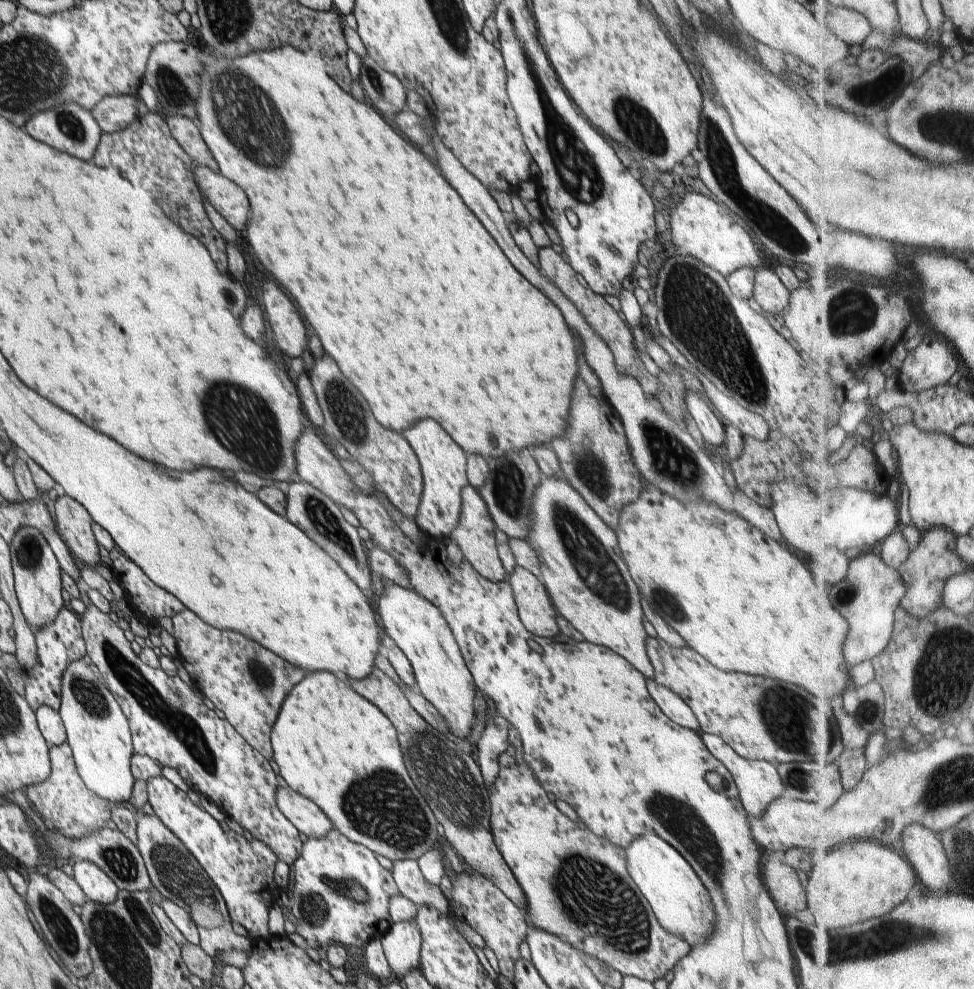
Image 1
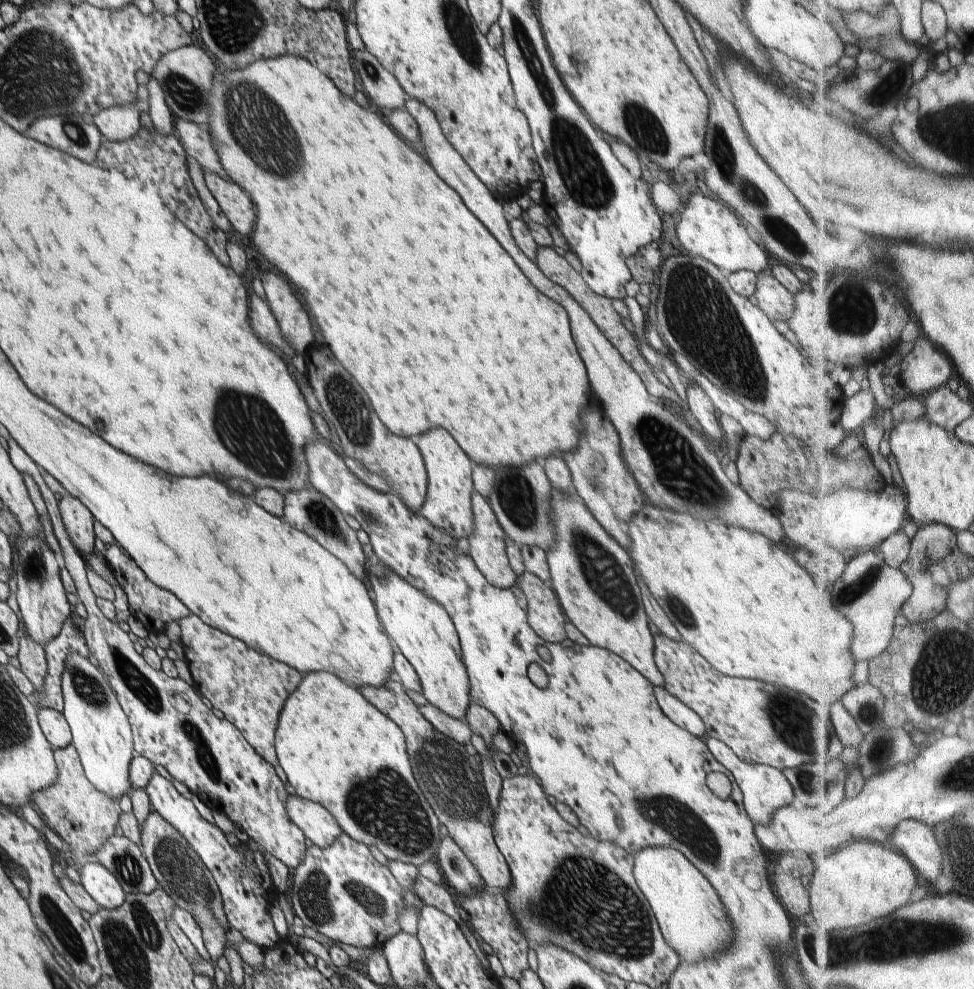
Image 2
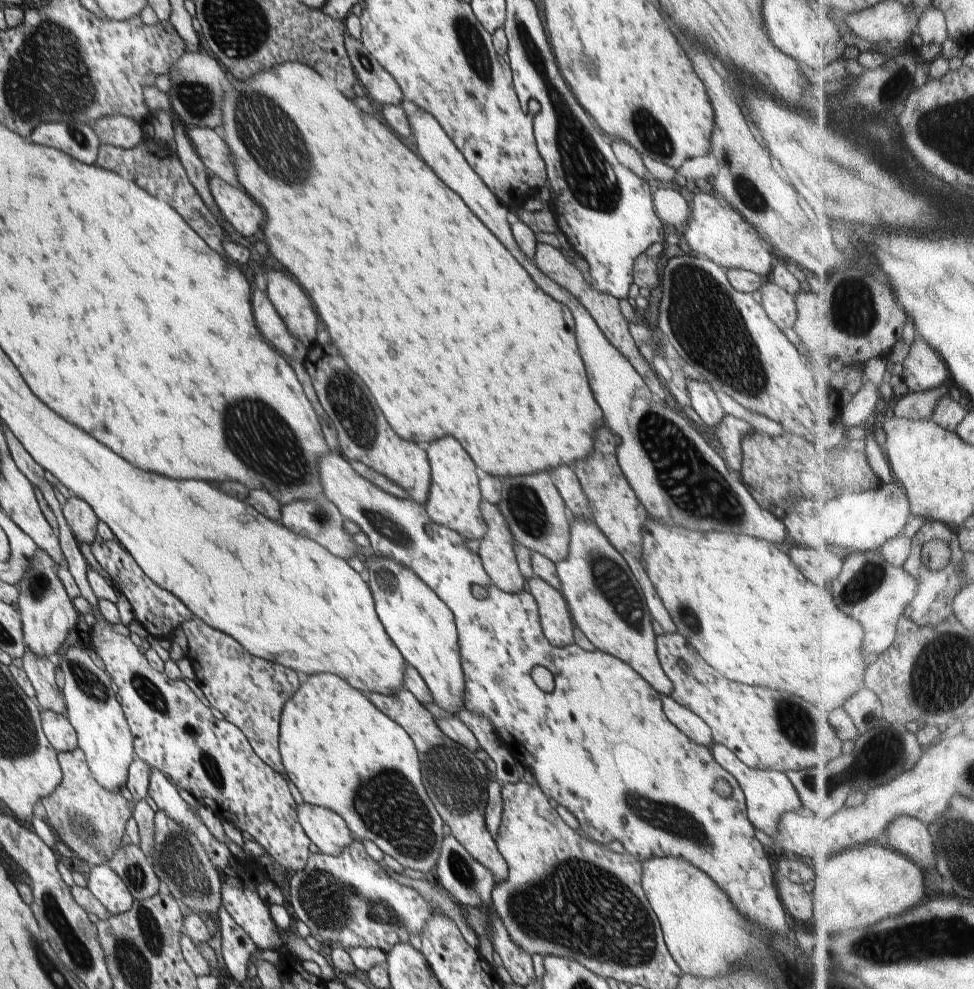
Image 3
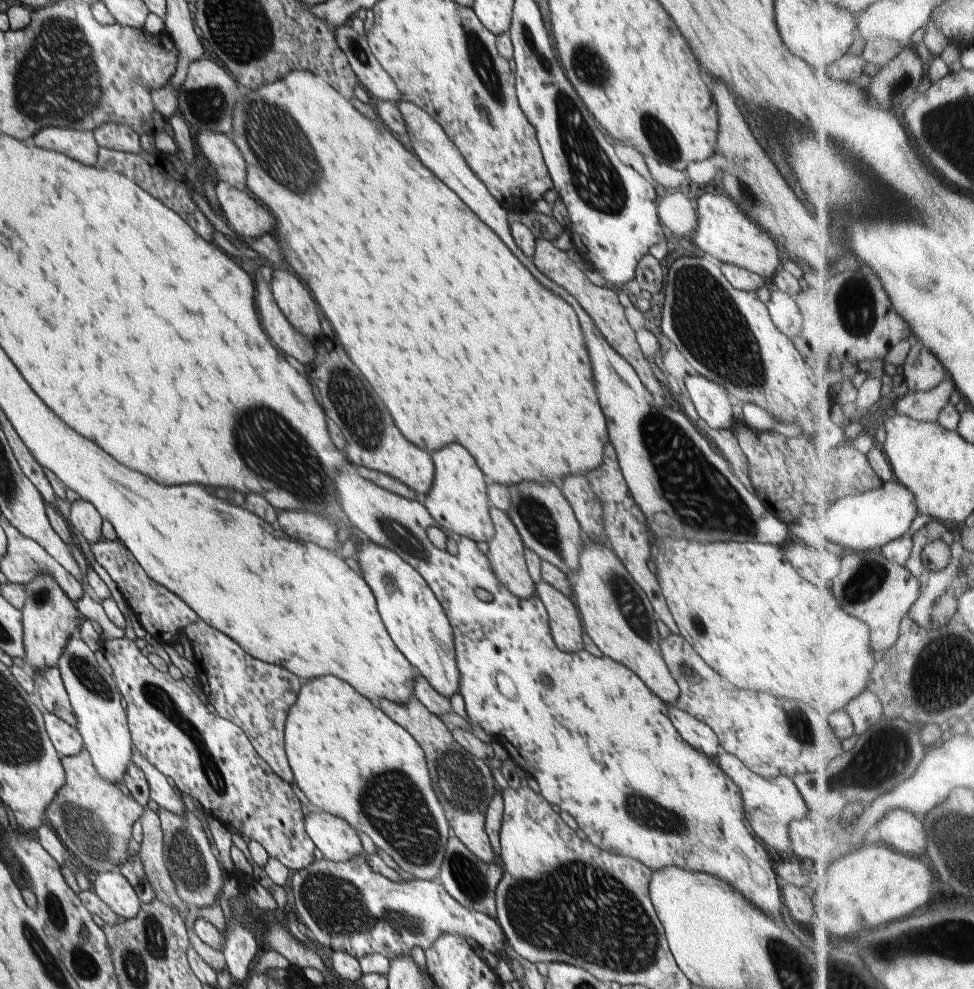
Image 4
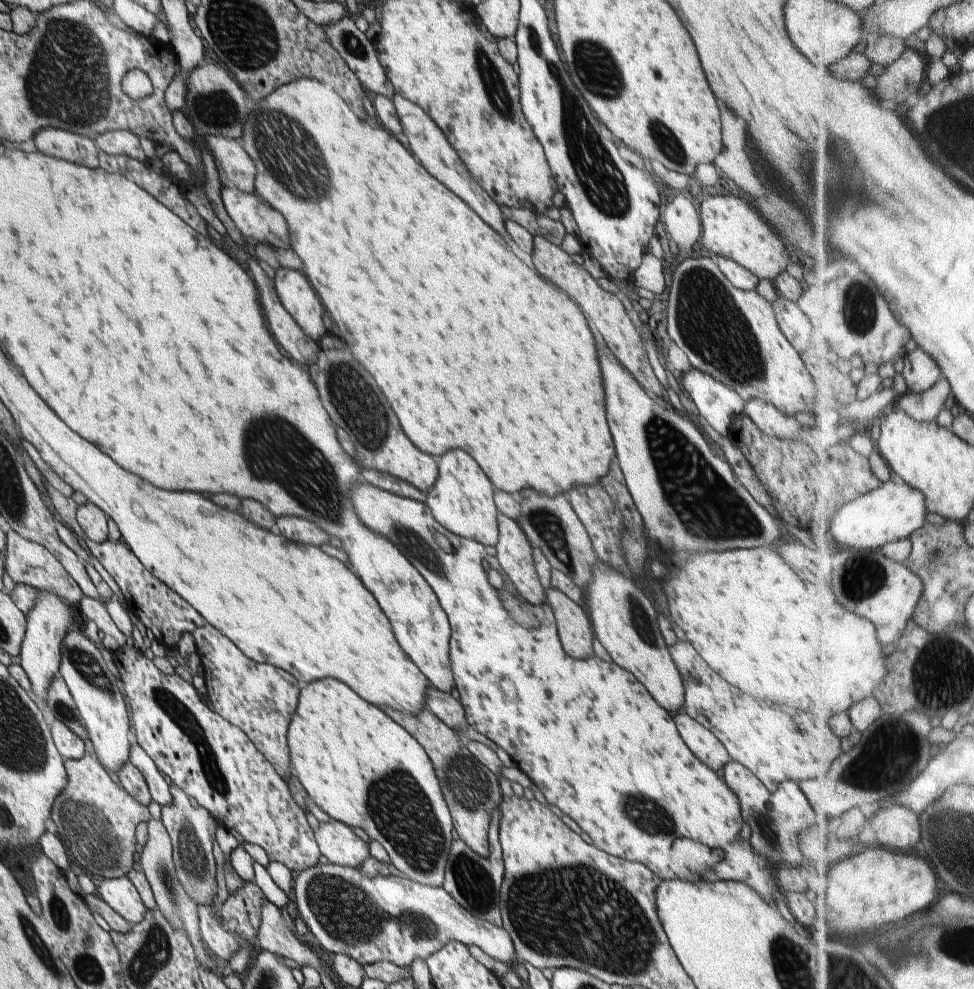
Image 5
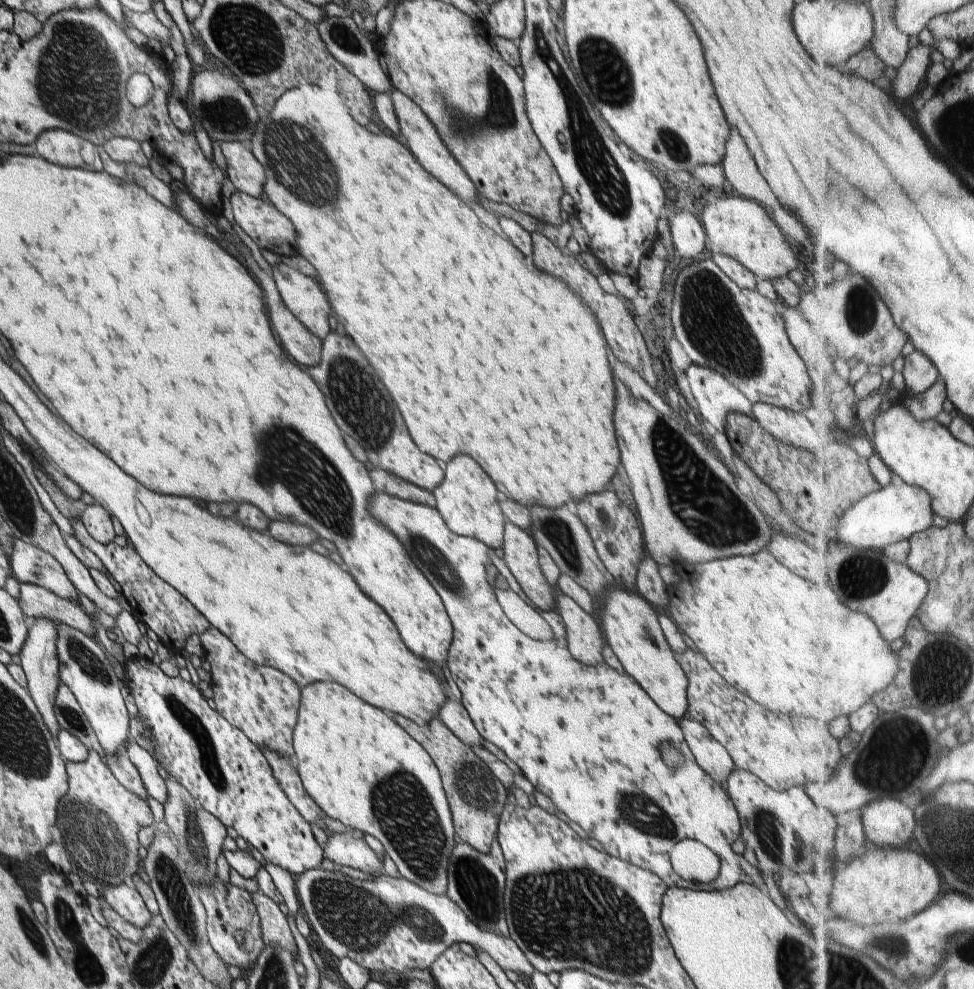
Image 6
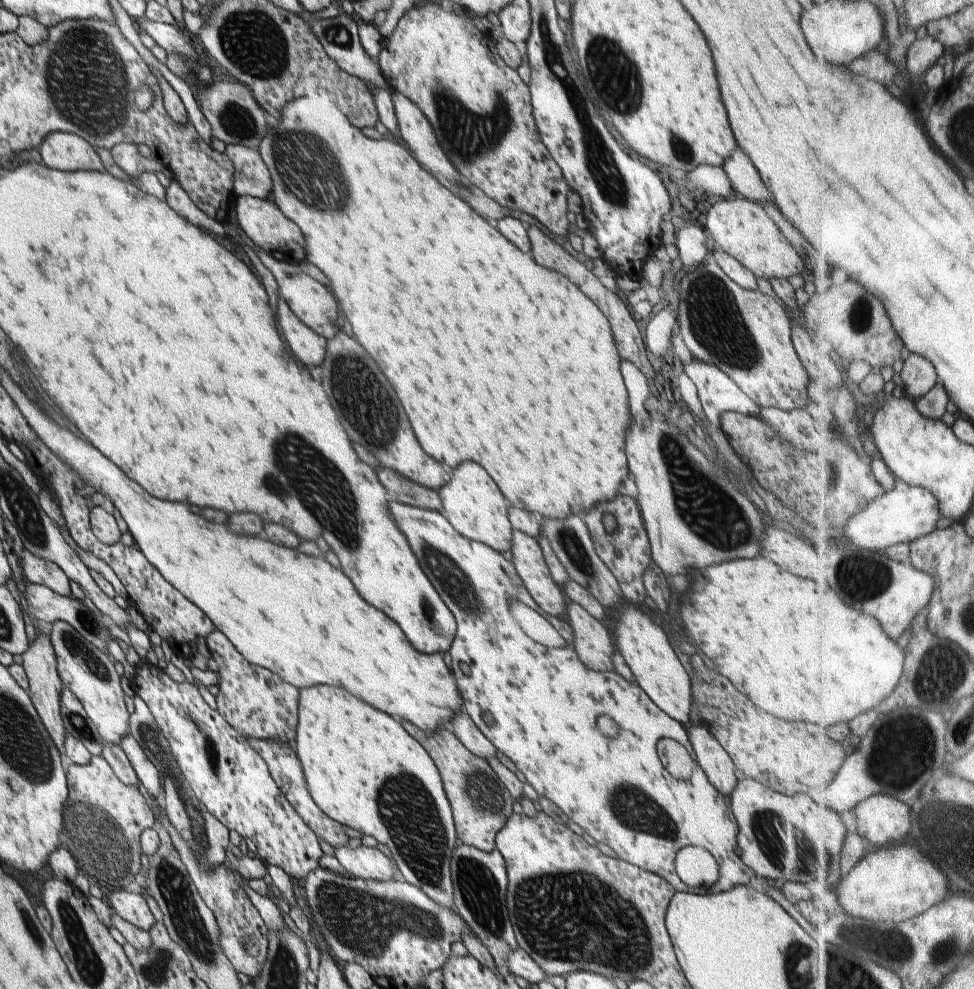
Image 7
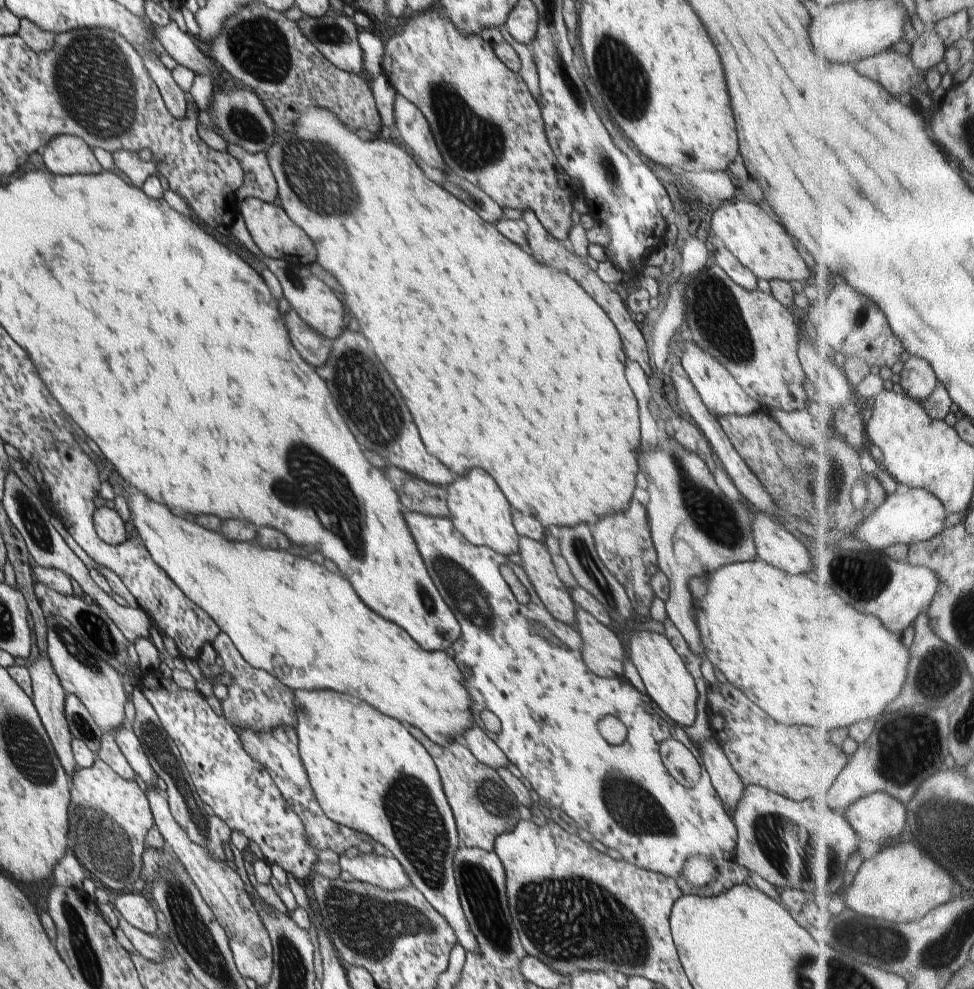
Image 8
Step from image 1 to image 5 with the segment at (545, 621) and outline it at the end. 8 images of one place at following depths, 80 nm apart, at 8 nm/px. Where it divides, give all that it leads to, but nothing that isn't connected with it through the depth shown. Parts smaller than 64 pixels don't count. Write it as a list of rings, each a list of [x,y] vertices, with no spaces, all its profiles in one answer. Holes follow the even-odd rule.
[[[546,589],[545,595],[546,603],[554,611],[559,639],[565,653],[582,660],[594,657],[592,642],[595,632],[584,608],[558,589]]]

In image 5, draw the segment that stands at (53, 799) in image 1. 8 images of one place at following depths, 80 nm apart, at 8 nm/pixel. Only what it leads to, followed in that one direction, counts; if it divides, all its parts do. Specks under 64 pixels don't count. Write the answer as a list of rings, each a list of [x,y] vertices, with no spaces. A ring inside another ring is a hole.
[[[85,741],[86,752],[81,759],[65,759],[66,788],[56,797],[51,818],[58,828],[57,836],[70,852],[74,864],[80,865],[91,878],[126,877],[137,865],[135,830],[140,823],[151,819],[148,807],[116,785],[100,764],[90,741]]]

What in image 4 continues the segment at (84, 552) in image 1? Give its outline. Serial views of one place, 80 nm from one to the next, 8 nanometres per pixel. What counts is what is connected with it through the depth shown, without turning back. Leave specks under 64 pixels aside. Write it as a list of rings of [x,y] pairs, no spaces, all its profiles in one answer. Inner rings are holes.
[[[84,499],[74,501],[69,519],[67,522],[72,532],[80,531],[90,544],[100,540],[104,519],[90,501]]]

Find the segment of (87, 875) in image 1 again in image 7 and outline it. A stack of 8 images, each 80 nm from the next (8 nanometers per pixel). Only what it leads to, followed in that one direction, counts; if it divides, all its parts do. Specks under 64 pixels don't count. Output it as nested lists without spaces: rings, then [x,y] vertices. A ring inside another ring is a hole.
[[[124,888],[111,890],[107,892],[105,901],[112,912],[142,930],[149,932],[156,924],[155,916],[143,894],[130,893]]]

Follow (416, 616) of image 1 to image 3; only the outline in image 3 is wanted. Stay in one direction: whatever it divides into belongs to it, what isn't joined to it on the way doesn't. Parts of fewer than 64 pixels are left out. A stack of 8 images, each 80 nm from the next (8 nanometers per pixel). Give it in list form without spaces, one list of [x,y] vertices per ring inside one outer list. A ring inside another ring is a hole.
[[[365,552],[368,584],[382,626],[407,660],[407,664],[422,676],[435,700],[434,704],[457,714],[464,708],[465,678],[452,611],[415,572],[397,560],[378,556],[374,552]]]

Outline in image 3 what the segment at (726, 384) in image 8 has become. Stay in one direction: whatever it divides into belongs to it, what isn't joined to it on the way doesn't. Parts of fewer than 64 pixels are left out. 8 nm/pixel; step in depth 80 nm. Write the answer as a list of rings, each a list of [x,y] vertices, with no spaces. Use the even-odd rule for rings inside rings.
[[[688,378],[686,384],[692,408],[704,424],[715,427],[728,415],[717,397],[717,392],[708,381],[701,382]]]

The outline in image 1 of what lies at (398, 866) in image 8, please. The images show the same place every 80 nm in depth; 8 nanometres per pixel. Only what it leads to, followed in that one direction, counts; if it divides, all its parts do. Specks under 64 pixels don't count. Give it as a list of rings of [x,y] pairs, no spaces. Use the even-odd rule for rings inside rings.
[[[279,786],[275,797],[282,814],[308,839],[322,839],[334,829],[326,813],[313,800],[290,787]]]

